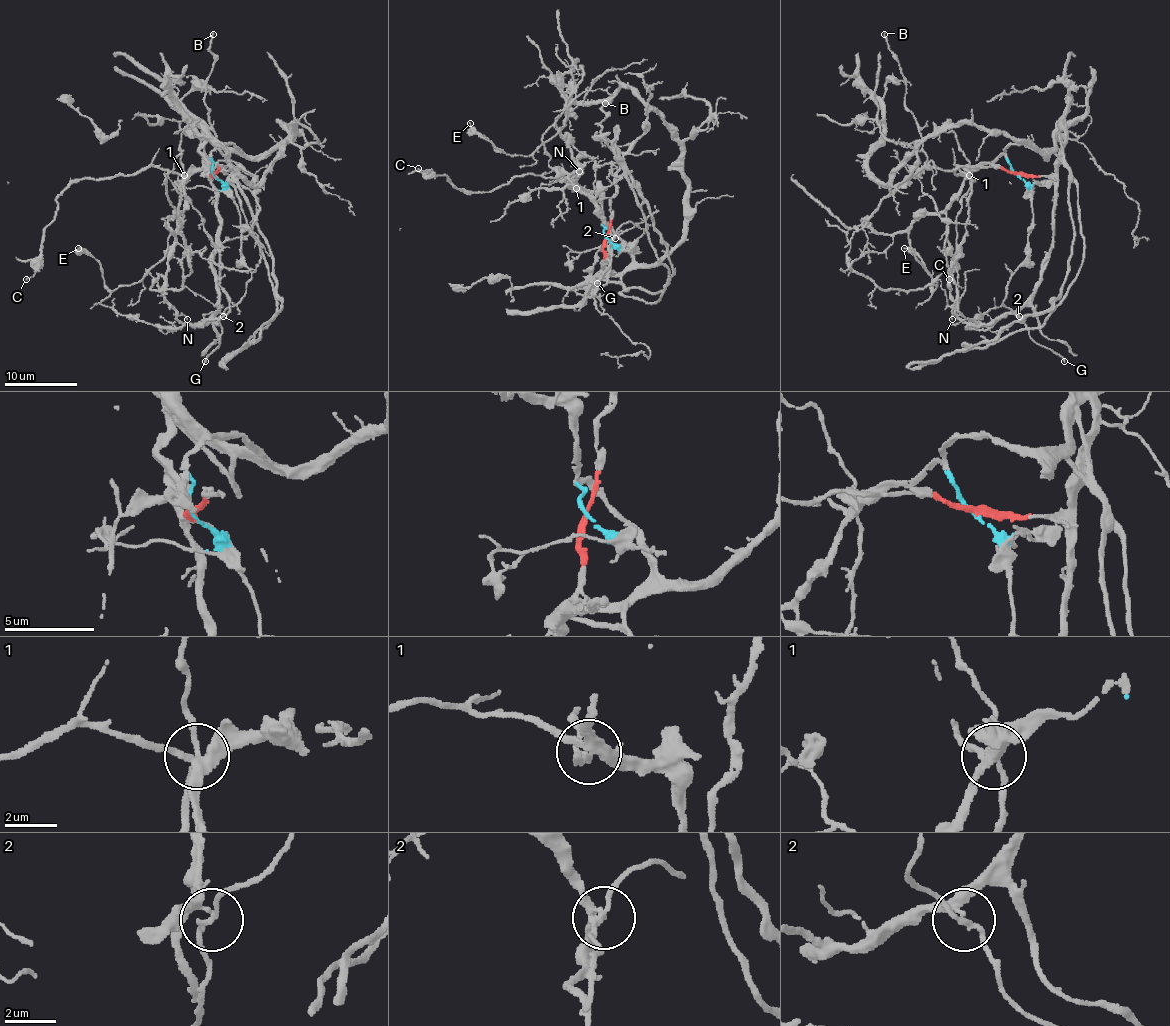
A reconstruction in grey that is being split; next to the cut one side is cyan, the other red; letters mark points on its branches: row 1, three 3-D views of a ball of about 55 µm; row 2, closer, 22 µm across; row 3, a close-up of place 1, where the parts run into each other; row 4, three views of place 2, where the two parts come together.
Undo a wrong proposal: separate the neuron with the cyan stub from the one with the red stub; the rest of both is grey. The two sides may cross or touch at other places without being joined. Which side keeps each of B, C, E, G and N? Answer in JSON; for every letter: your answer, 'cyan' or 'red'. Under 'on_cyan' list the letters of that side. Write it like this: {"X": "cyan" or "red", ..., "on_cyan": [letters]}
{"B": "red", "C": "cyan", "E": "cyan", "G": "cyan", "N": "red", "on_cyan": ["C", "E", "G"]}

